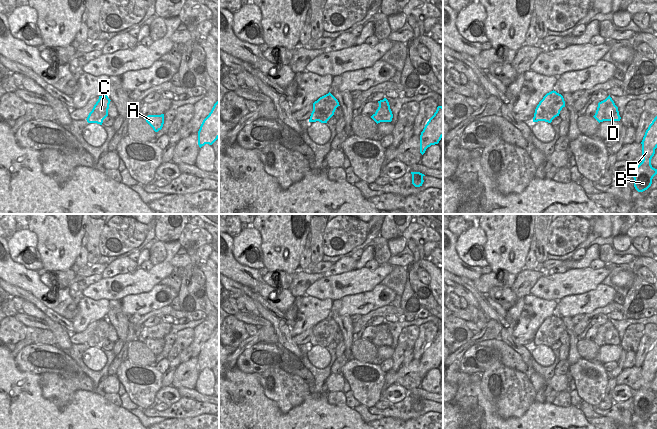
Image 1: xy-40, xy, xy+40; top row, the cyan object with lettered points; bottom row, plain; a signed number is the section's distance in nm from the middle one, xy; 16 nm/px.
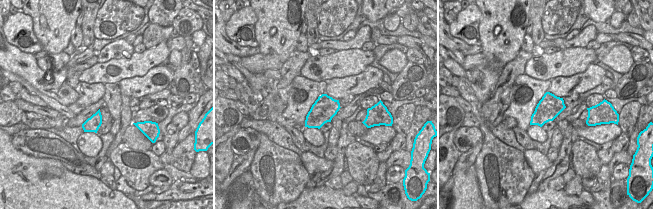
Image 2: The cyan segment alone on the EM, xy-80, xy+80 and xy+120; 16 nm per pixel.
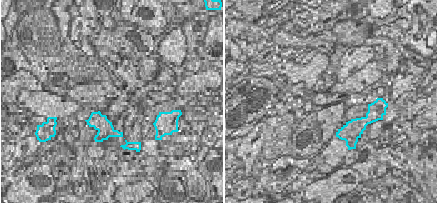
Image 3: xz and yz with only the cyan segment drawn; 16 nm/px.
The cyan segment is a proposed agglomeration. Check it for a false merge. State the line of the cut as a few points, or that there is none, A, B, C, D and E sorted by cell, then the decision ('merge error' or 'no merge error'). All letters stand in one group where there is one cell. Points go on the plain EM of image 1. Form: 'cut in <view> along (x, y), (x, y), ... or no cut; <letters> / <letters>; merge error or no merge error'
cut in xy along (376, 345), (379, 346); A / B C D E; merge error

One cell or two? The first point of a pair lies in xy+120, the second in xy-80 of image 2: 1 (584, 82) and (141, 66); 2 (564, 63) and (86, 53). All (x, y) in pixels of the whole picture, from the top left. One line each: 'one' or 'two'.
1: two
2: two

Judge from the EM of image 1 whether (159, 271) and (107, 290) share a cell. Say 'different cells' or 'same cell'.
same cell

